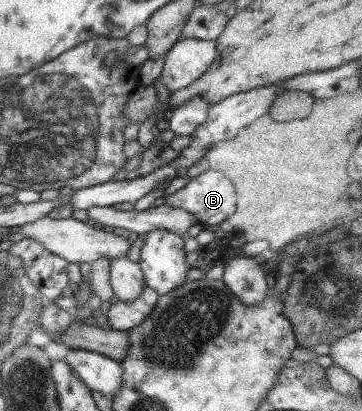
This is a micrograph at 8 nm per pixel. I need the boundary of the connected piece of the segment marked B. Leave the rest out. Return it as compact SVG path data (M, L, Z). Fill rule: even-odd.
M209 167L163 199L164 204L194 214L203 223L218 225L234 213L236 194L225 175Z

